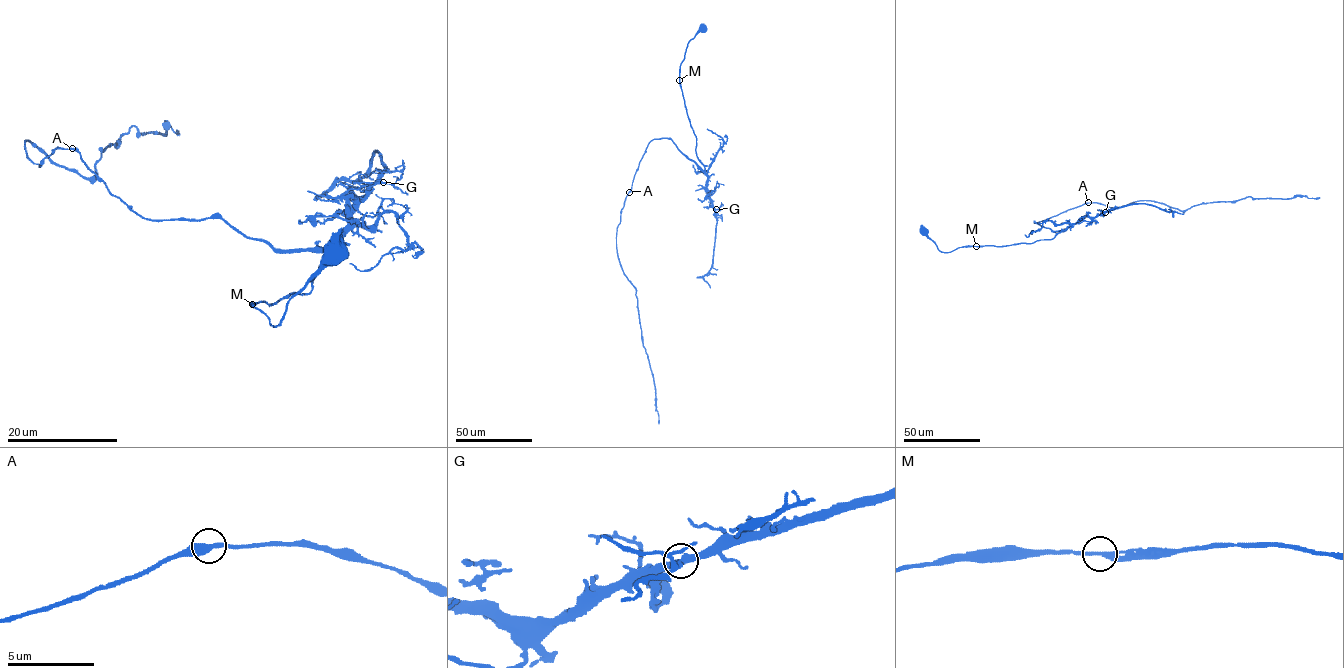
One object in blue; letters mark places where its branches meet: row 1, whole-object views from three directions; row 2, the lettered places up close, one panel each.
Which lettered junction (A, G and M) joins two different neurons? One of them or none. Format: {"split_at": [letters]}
{"split_at": []}

